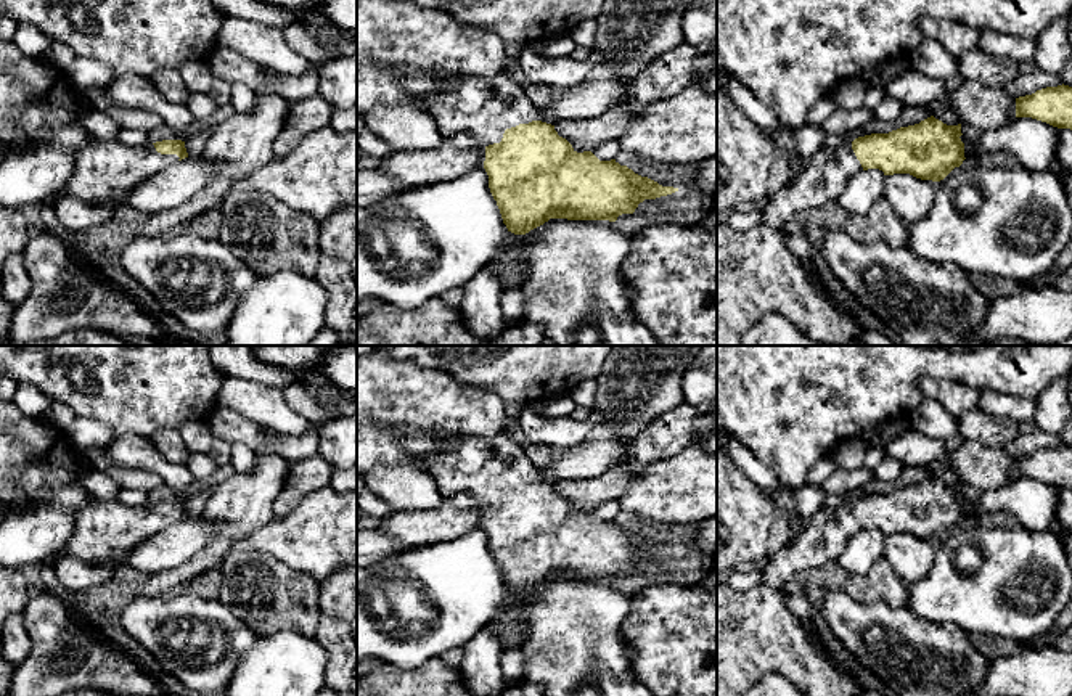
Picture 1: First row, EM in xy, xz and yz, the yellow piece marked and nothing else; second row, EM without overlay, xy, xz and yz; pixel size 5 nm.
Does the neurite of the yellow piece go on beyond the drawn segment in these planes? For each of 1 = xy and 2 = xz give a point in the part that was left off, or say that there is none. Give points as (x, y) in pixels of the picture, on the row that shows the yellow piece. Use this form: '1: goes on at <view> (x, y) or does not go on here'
1: goes on at xy (105, 171)
2: goes on at xz (484, 108)

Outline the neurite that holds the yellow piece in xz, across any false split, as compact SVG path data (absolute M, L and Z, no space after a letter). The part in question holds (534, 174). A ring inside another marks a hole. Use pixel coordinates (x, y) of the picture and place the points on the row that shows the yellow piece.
M405 68L399 72L402 74L403 90L426 101L428 113L434 117L442 137L468 133L485 146L484 169L489 175L489 188L503 223L514 235L526 235L550 219L616 222L622 214L633 214L644 199L656 199L678 191L678 188L662 186L635 174L616 159L599 161L591 151L577 153L566 138L558 135L554 125L538 119L538 108L527 96L522 80L513 77L506 69L492 77L450 79L440 88L434 85L432 77L426 72Z

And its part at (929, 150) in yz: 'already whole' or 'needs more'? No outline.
needs more

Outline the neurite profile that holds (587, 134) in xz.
M617 104L598 117L561 121L554 124L559 137L566 138L574 151L593 151L609 140L619 140L628 125L628 106Z

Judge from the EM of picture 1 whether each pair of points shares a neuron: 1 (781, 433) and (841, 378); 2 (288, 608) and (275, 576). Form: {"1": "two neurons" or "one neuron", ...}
{"1": "one neuron", "2": "one neuron"}

